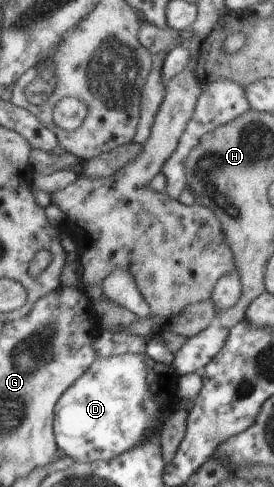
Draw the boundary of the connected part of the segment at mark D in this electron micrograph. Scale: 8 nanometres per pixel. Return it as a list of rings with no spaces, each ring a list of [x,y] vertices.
[[[145,353],[97,358],[94,364],[62,393],[55,406],[53,431],[59,451],[76,463],[89,464],[94,461],[110,461],[130,449],[136,449],[148,439],[154,439],[160,446],[162,429],[156,427],[156,423],[160,421],[158,415],[174,409],[180,400],[177,393],[180,376],[172,365],[157,363]]]

